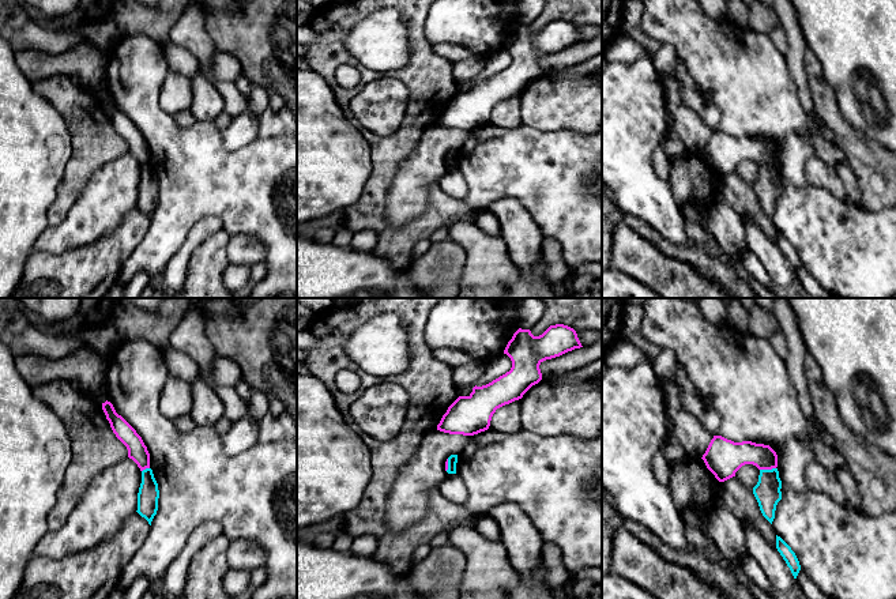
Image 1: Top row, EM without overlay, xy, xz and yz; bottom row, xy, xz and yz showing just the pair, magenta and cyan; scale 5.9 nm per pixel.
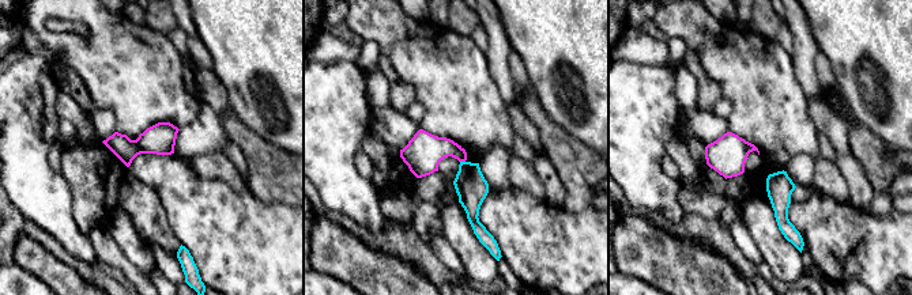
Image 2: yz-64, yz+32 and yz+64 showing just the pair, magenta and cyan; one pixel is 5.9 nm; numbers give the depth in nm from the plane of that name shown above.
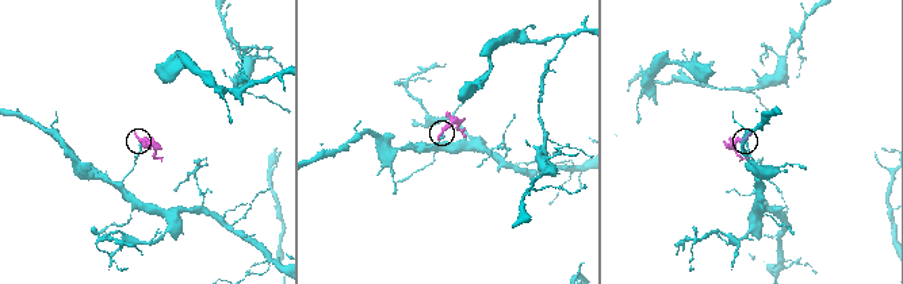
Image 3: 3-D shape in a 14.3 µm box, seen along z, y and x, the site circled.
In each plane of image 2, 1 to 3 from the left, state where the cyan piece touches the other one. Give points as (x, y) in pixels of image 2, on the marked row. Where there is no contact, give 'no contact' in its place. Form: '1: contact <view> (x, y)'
1: no contact
2: contact yz+32 (463, 161)
3: no contact

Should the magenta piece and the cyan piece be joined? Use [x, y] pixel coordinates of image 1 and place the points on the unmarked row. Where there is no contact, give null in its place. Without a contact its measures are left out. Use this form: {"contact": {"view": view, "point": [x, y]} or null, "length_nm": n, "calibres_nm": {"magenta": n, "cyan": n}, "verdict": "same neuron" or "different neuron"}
{"contact": {"view": "yz", "point": [767, 164]}, "length_nm": 100, "calibres_nm": {"magenta": 200, "cyan": 160}, "verdict": "different neuron"}

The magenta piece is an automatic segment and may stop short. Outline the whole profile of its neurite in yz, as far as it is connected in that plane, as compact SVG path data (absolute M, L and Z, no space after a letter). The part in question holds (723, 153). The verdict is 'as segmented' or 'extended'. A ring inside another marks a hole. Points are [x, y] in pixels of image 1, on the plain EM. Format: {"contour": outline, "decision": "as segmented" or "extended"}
{"contour": "M714 131L701 154L719 177L735 172L745 159L753 159L758 165L778 162L778 150L769 140L752 136L734 137L722 131Z", "decision": "as segmented"}

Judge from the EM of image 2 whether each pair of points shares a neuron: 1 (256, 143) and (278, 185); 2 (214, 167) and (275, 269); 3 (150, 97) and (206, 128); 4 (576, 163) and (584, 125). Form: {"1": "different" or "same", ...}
{"1": "same", "2": "different", "3": "different", "4": "different"}

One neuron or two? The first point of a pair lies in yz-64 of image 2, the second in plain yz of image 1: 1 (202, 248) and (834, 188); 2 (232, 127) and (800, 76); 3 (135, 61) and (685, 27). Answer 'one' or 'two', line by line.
1: two
2: two
3: one

